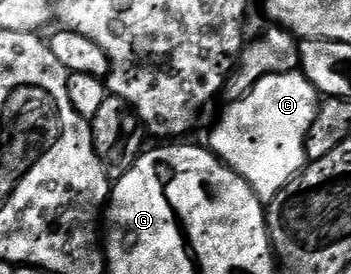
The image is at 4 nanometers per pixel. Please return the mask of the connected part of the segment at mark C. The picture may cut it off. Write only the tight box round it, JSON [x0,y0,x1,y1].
[209,73,319,205]

